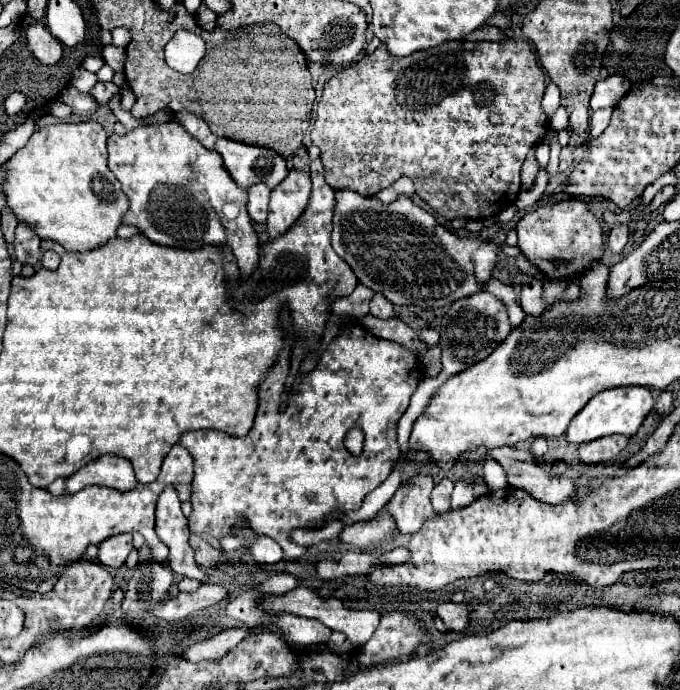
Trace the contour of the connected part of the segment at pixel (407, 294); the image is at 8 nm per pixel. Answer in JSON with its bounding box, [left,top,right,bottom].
[330,190,498,308]

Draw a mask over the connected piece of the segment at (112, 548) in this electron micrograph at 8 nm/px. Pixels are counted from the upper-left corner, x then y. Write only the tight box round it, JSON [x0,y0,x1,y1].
[98,534,132,568]

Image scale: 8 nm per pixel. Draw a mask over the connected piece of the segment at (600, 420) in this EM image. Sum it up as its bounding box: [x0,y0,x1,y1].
[566,388,654,444]

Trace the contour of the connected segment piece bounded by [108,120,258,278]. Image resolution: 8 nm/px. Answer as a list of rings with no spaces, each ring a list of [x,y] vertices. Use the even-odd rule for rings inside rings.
[[[176,120],[160,124],[140,126],[128,134],[112,134],[108,138],[108,168],[114,172],[122,190],[128,196],[128,212],[122,216],[122,224],[136,226],[144,236],[156,244],[174,246],[174,248],[202,248],[208,244],[228,244],[238,260],[242,276],[250,276],[258,264],[258,236],[250,224],[246,210],[248,192],[234,184],[222,166],[222,156],[214,150],[204,148],[194,136],[188,136],[188,130]],[[234,204],[238,214],[226,214],[224,208]]]

